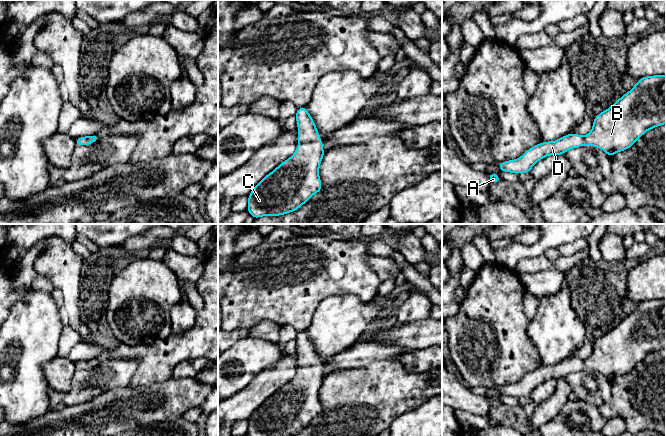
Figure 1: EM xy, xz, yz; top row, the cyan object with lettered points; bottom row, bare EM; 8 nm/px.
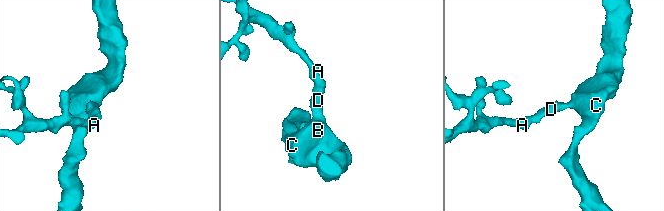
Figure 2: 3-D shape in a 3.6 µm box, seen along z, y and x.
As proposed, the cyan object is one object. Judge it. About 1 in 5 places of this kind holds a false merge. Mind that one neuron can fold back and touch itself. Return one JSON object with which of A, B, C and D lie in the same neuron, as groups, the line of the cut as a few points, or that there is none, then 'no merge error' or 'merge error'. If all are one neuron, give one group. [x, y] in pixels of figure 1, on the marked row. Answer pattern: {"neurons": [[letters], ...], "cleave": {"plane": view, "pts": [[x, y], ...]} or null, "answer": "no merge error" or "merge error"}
{"neurons": [["A", "B", "C", "D"]], "cleave": null, "answer": "no merge error"}

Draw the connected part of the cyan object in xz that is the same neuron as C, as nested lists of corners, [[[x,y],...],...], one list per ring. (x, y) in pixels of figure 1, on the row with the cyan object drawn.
[[[306,107],[297,108],[298,145],[294,154],[267,174],[248,195],[248,213],[254,218],[294,212],[322,189],[319,167],[325,154],[316,124]]]

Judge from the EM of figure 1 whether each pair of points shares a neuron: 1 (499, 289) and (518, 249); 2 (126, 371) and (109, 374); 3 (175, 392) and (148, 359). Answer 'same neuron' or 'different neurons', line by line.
1: different neurons
2: same neuron
3: different neurons

